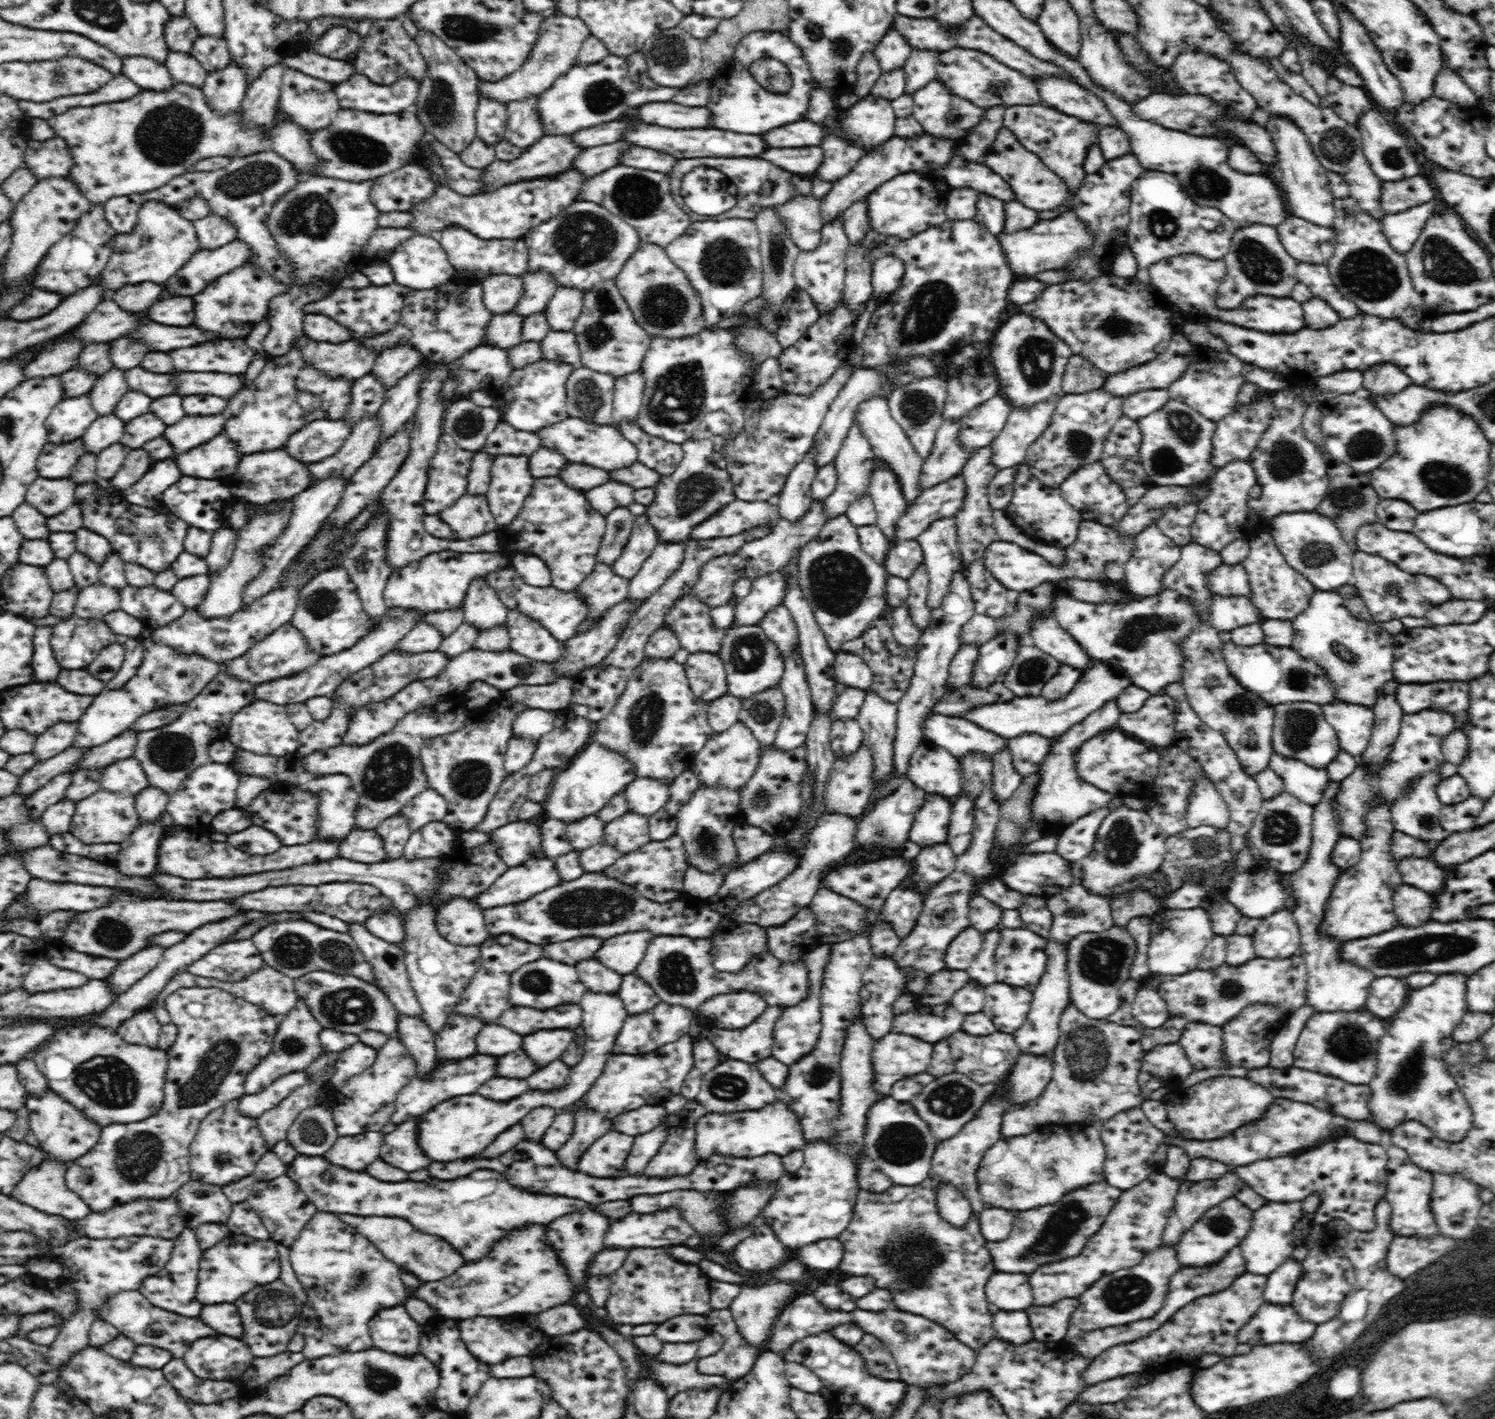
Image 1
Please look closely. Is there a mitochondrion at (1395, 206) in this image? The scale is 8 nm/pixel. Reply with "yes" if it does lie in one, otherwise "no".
no

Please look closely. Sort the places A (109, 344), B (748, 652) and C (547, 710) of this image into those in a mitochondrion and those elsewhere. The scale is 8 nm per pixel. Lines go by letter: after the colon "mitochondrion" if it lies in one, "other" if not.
A: other
B: mitochondrion
C: other

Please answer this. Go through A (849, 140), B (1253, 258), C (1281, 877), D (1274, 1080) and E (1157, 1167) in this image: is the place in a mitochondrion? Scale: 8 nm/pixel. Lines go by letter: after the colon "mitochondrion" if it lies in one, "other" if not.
A: other
B: mitochondrion
C: other
D: other
E: other

